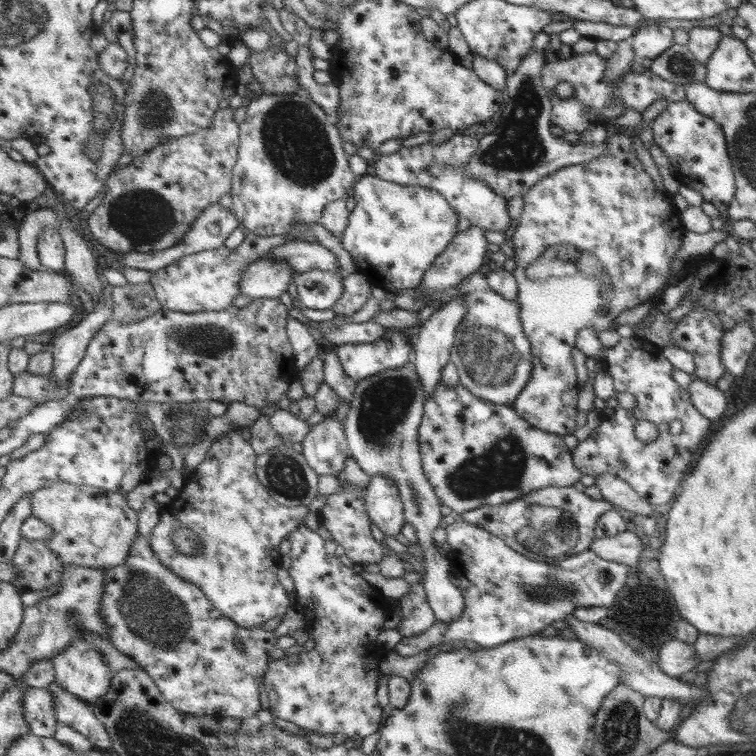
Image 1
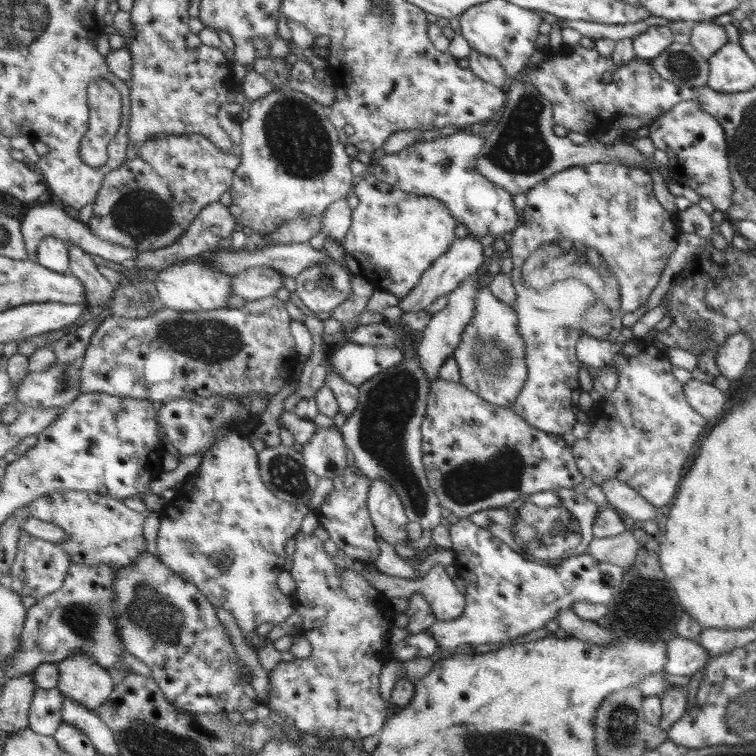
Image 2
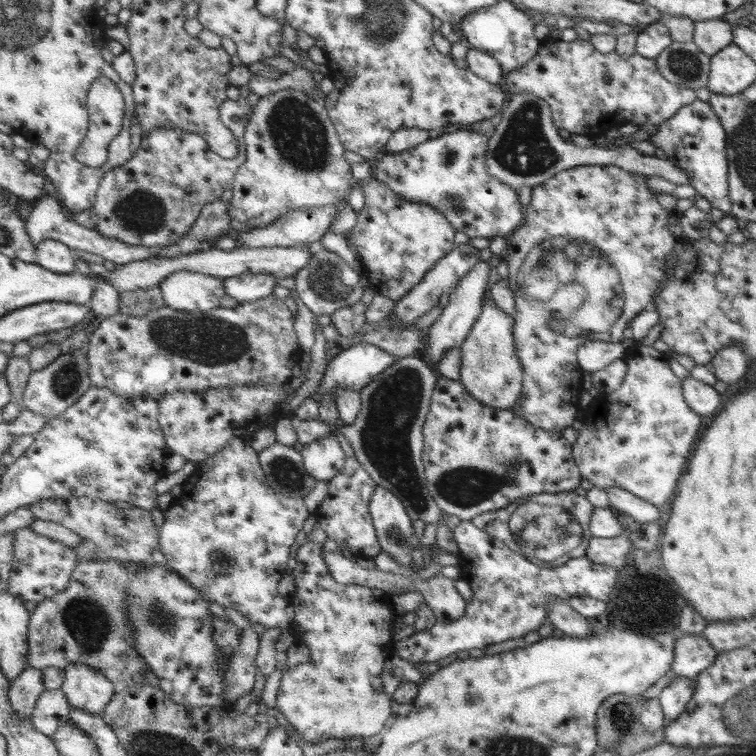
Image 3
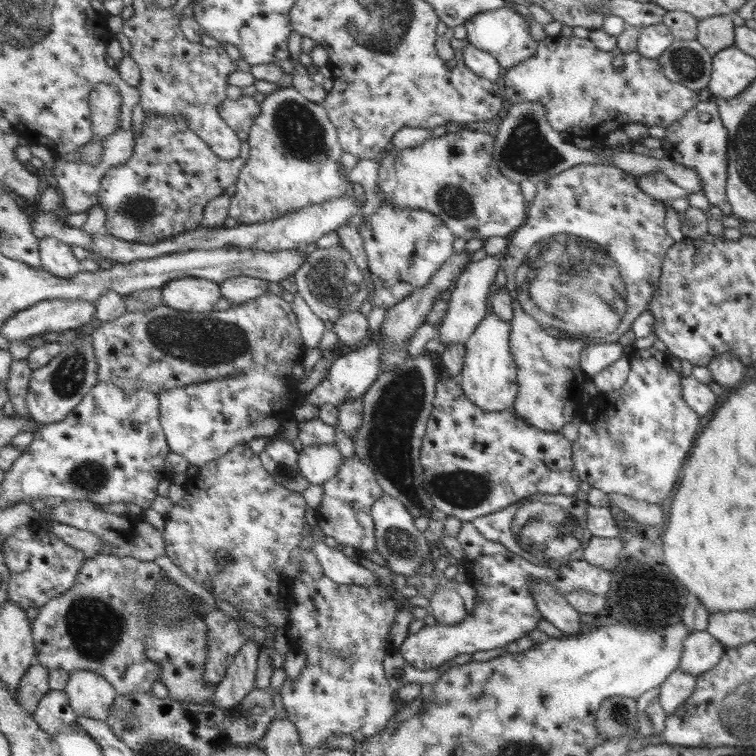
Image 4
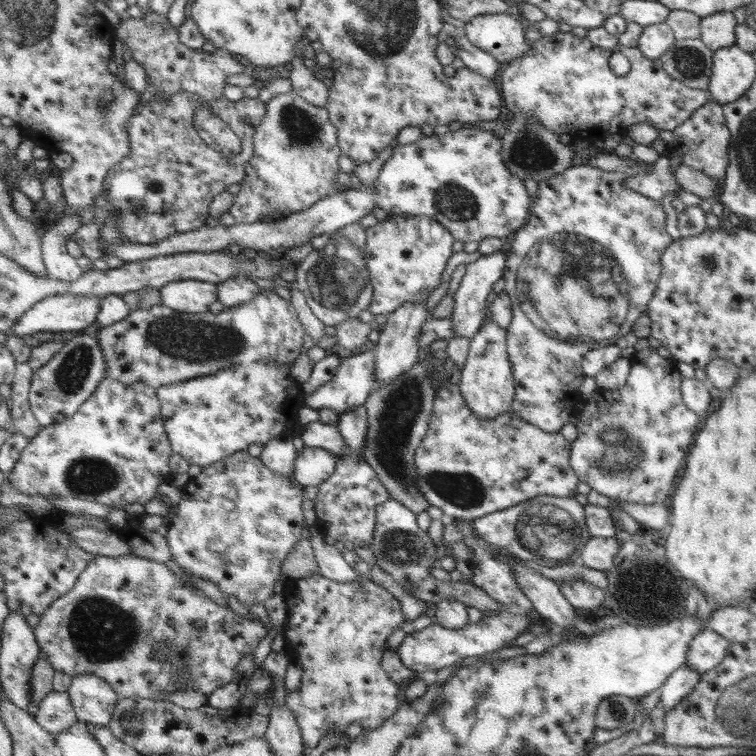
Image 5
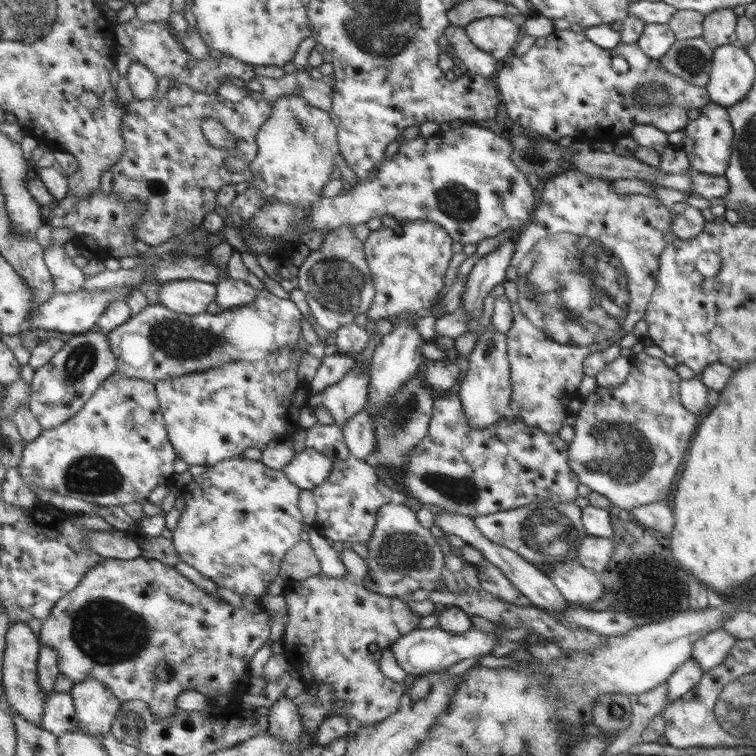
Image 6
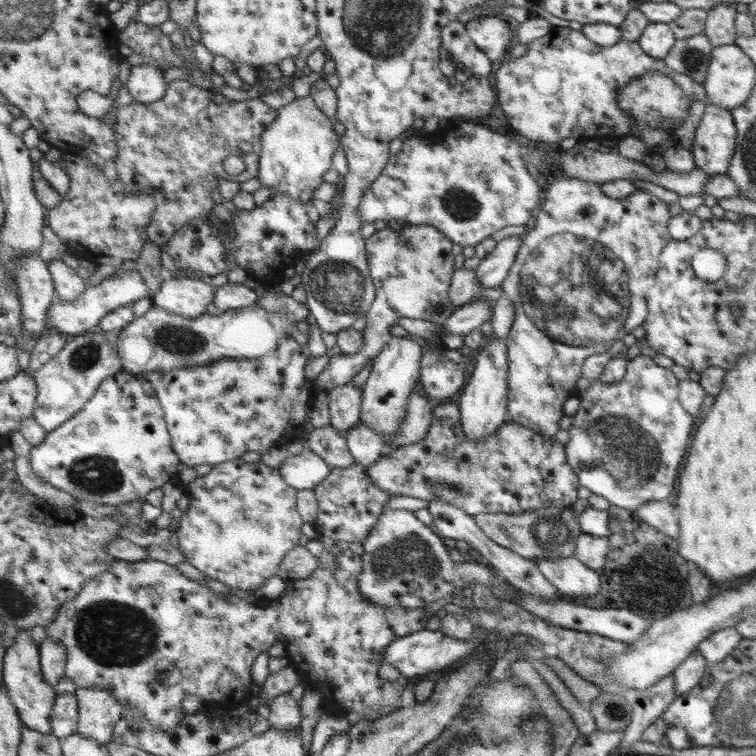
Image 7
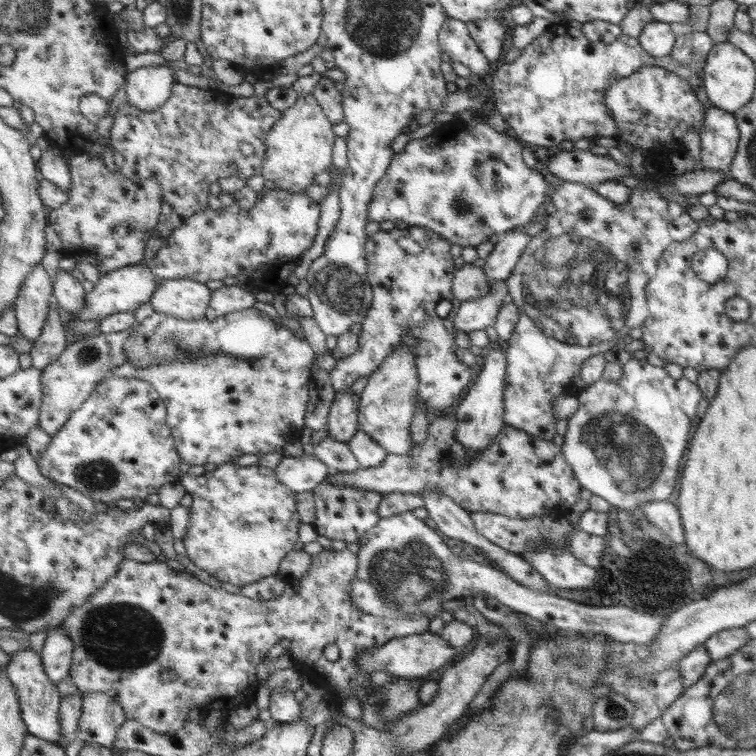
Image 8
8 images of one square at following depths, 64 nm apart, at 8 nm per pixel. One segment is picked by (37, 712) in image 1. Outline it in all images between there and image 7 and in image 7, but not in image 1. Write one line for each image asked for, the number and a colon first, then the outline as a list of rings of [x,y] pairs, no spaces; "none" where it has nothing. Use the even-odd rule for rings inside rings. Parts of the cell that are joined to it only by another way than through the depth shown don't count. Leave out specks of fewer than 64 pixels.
2: [[[37,688],[31,700],[29,728],[43,736],[55,736],[65,722],[63,708],[65,708],[65,696],[59,688],[51,688],[51,690]]]
3: [[[45,690],[37,700],[31,722],[47,736],[55,736],[65,726],[71,726],[71,704],[63,690]]]
4: [[[51,690],[49,694],[45,694],[39,702],[39,710],[33,716],[37,724],[53,736],[75,726],[79,718],[75,708],[71,706],[69,694],[63,690]]]
5: [[[55,690],[37,706],[35,718],[37,724],[41,724],[51,734],[65,734],[71,726],[75,726],[75,722],[79,722],[79,716],[71,702],[71,694]]]
6: [[[67,692],[49,694],[41,726],[45,730],[57,734],[57,736],[79,730],[81,728],[81,720],[77,716],[77,708],[75,708],[73,696],[67,694]]]
7: [[[57,694],[57,704],[51,716],[53,734],[65,740],[79,730],[79,700],[75,694]]]

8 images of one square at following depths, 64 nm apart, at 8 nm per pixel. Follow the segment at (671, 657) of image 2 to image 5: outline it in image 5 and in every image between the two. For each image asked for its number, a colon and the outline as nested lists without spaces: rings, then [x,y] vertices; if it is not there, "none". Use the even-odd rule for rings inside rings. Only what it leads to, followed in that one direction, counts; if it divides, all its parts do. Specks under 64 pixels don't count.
3: [[[677,634],[673,642],[673,662],[669,666],[669,674],[683,680],[699,678],[699,674],[715,662],[715,656],[717,652],[703,636],[697,638]]]
4: [[[691,632],[681,644],[683,646],[677,670],[689,674],[689,678],[699,678],[703,672],[715,668],[723,654],[723,646],[707,632]]]
5: [[[703,626],[703,630],[699,630],[687,644],[687,654],[685,654],[683,666],[691,668],[693,674],[701,676],[709,670],[715,670],[723,662],[727,648],[729,648],[727,640],[723,640],[713,630]]]

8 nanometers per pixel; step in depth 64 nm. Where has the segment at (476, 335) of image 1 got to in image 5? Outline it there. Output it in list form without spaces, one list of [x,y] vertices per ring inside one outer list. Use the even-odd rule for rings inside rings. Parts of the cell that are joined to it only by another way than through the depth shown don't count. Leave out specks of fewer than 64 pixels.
[[[489,316],[477,330],[477,336],[471,338],[471,352],[467,366],[461,370],[461,392],[473,408],[473,412],[485,420],[495,418],[511,410],[511,402],[515,398],[515,384],[513,384],[513,364],[507,356],[507,330],[493,322]]]

